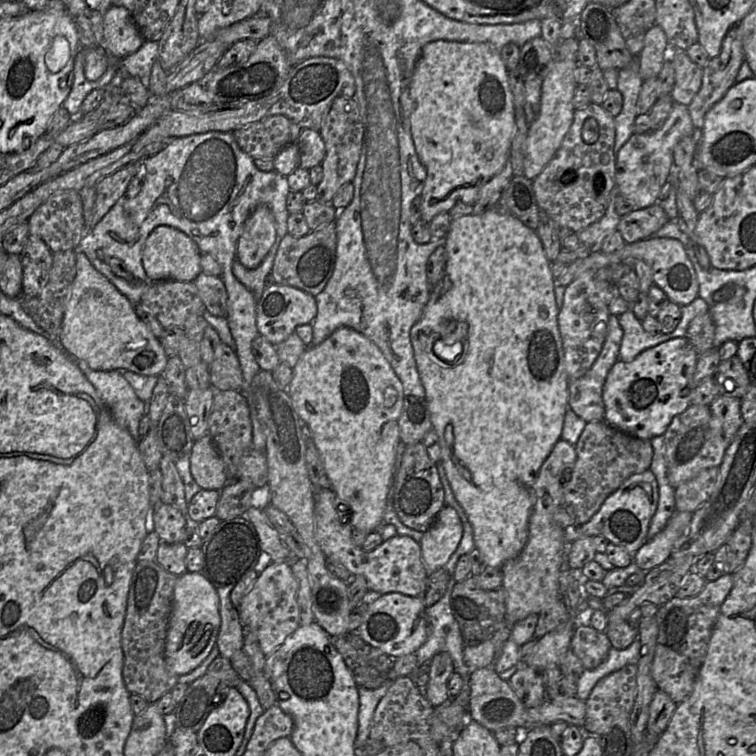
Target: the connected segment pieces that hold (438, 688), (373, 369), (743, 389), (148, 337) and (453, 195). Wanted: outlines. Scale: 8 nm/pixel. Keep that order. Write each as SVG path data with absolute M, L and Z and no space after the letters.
M440 652L430 660L426 699L434 708L452 699L448 694L448 680L453 673L454 665L447 652Z
M340 327L321 344L307 347L292 372L287 394L295 412L312 432L326 476L336 494L335 507L340 521L368 533L376 531L385 524L383 515L393 485L397 449L401 443L399 418L405 396L399 378L373 342L348 327Z
M737 355L720 361L715 381L720 395L738 399L746 394L750 386L746 371Z
M77 252L76 275L67 294L61 332L59 338L57 339L57 343L70 357L76 361L85 362L87 366L94 371L131 371L145 376L159 376L163 374L169 357L166 355L159 340L153 335L148 326L138 318L134 308L135 306L127 299L127 297L124 296L118 289L116 289L116 287L106 277L104 277L94 268L85 254Z
M428 42L417 59L409 91L414 101L409 117L411 136L426 169L420 218L429 223L458 201L473 204L482 185L505 164L515 107L500 51L486 43Z

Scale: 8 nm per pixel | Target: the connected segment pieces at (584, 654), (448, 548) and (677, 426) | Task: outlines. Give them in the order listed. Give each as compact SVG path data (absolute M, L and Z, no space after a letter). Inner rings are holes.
M591 625L578 627L570 643L571 650L587 670L599 666L607 658L611 647L606 633L595 630Z
M445 506L420 541L428 576L443 568L457 550L463 536L462 522L456 510Z
M690 404L684 412L673 417L663 438L667 476L674 489L705 469L719 467L733 439L725 438L720 423L711 418L709 406L694 404Z

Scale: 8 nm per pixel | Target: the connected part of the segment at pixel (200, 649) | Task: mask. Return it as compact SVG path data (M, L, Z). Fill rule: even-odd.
M186 571L178 576L173 593L172 611L165 643L165 663L170 672L181 676L190 673L209 655L220 629L219 597L214 586L200 572Z

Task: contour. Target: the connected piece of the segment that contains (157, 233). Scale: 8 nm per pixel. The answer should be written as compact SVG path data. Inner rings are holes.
M167 225L156 227L146 239L142 249L142 264L147 277L153 281L194 281L202 271L201 251L197 244L184 232Z

